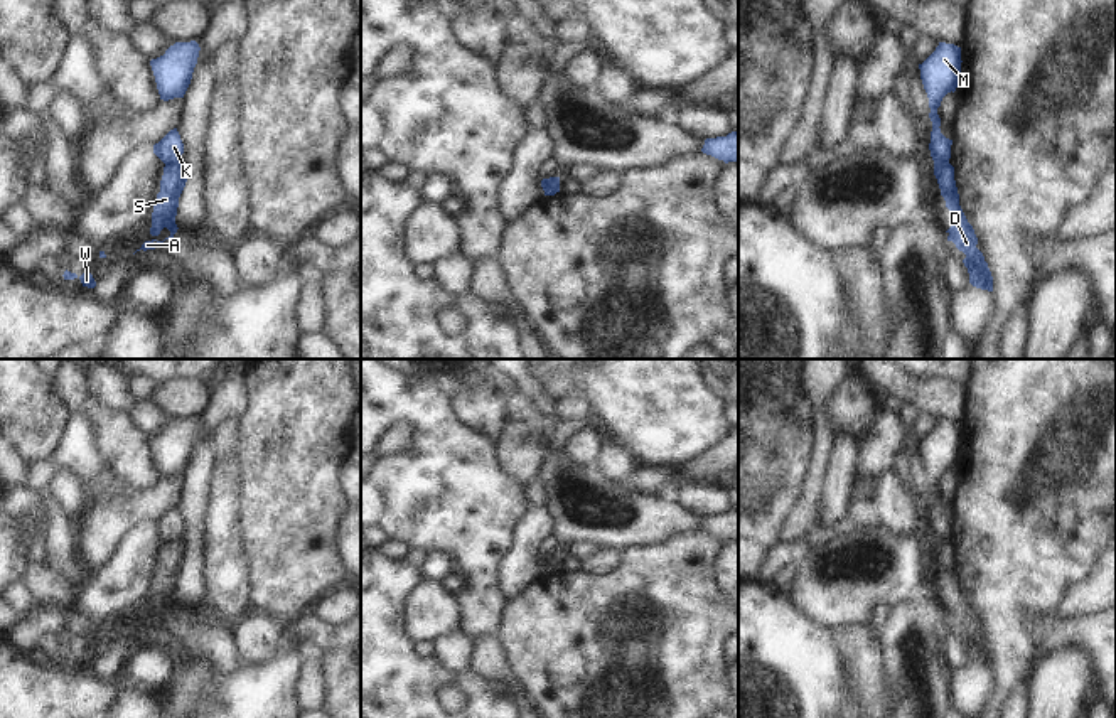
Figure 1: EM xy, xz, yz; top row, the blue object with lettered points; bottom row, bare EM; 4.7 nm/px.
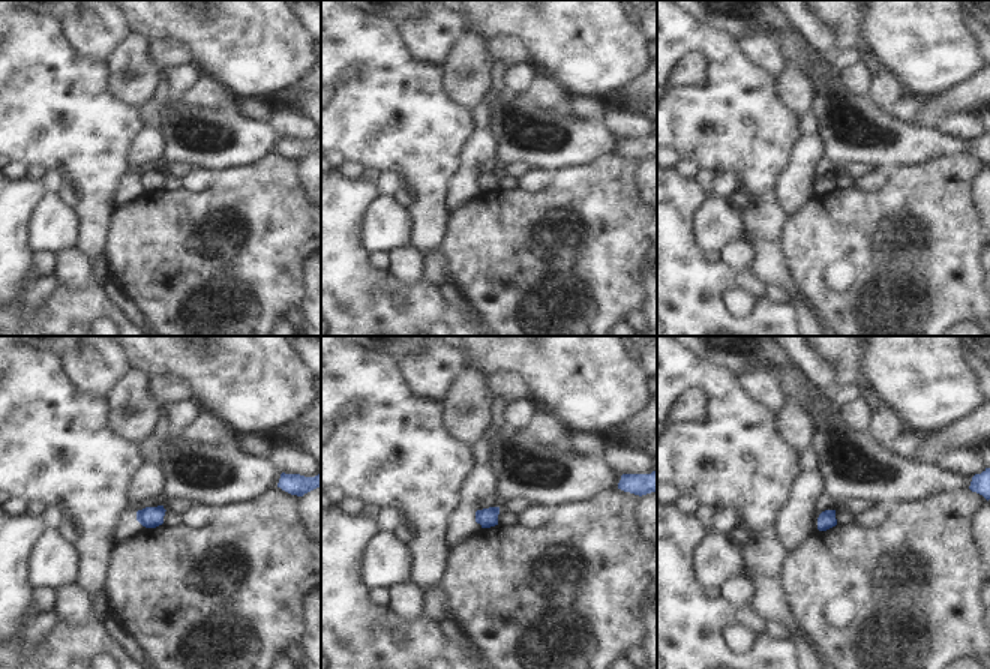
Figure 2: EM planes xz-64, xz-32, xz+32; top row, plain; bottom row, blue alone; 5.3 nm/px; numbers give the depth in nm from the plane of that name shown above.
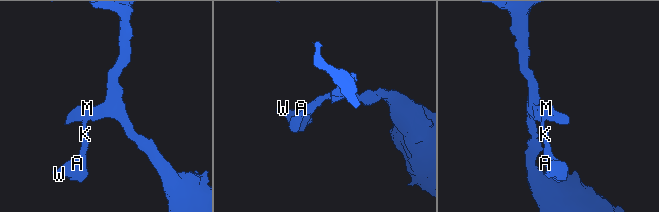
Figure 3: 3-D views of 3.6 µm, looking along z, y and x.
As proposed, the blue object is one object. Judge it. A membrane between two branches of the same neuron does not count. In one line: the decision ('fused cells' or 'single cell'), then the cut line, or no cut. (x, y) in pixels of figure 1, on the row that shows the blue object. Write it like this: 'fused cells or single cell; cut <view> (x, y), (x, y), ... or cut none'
fused cells; cut xy (179, 160), (166, 166)

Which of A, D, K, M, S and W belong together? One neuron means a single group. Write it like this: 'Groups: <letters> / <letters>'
Groups: A D S W / K M.

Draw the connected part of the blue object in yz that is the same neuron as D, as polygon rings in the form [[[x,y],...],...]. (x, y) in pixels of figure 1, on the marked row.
[[[949,162],[934,163],[934,175],[937,179],[941,196],[946,201],[946,207],[956,217],[954,224],[946,231],[949,234],[947,241],[952,241],[956,248],[966,255],[963,263],[968,268],[969,283],[976,288],[993,292],[991,271],[983,253],[976,248],[978,238],[959,206],[954,167]]]

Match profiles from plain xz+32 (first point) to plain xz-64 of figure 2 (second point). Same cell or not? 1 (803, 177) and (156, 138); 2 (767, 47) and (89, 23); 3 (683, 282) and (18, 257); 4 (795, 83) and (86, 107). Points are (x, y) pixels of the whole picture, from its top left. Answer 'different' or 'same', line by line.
1: same
2: same
3: same
4: different

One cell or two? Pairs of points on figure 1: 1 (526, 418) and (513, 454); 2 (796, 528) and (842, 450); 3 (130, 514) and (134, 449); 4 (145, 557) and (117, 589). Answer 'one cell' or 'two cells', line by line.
1: one cell
2: two cells
3: two cells
4: one cell

